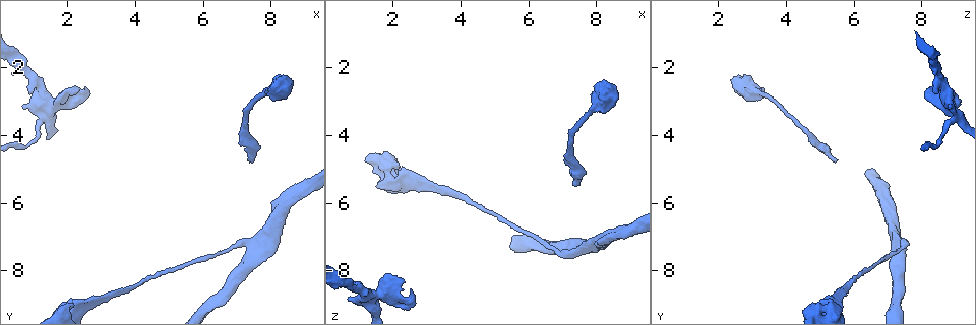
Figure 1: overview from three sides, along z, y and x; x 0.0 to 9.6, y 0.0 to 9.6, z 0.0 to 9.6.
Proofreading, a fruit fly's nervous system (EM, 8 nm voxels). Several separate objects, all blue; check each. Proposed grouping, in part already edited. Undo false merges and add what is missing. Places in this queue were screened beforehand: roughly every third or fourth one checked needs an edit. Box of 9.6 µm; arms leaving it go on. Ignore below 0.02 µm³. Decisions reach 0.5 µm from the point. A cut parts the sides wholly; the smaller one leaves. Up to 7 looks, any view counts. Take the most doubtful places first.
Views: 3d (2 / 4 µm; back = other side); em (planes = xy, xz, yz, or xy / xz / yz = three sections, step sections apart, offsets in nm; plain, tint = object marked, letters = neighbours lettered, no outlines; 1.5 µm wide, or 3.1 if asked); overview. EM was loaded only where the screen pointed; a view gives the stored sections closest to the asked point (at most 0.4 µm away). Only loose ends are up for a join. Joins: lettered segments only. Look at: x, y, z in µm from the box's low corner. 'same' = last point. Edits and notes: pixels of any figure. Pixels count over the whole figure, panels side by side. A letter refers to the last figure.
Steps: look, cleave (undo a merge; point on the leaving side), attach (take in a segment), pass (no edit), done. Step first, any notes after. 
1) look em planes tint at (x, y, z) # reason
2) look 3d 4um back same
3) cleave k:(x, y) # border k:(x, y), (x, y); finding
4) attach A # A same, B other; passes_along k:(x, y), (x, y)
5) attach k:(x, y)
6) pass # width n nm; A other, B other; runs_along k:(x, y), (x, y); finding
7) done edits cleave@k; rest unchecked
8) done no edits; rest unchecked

look em planes tint at (7.50, 7.25, 7.40) # sharp bend

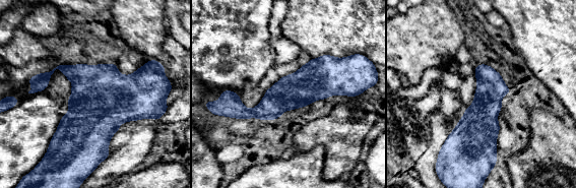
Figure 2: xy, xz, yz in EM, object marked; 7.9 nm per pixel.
look em planes letters same # see the neighbours

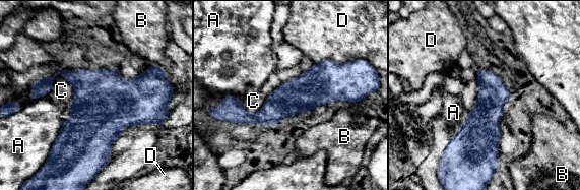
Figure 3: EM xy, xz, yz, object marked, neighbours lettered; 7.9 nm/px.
pass # longest_contact D 300 nm; A other, B other, C other, D other; border 3:(75, 89), (58, 74), (47, 94); all the same neuron

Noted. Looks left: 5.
look 3d 2um at (2.20, 8.90, 4.85) # branch stops here

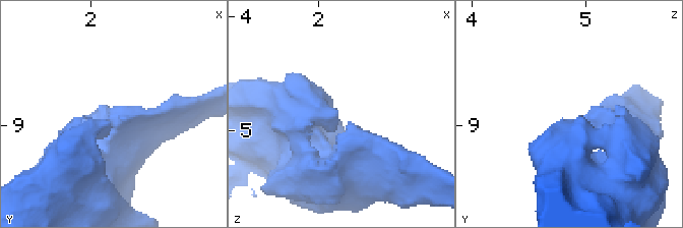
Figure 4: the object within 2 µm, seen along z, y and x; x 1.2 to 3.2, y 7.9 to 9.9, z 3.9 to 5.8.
look em planes letters at (2.18, 8.94, 4.90)

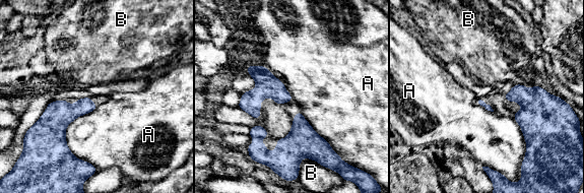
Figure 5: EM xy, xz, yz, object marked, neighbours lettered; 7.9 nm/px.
pass # A other, B other; none of them fits

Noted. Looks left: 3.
look em yz step 8 tint at (2.35, 2.60, 8.40)

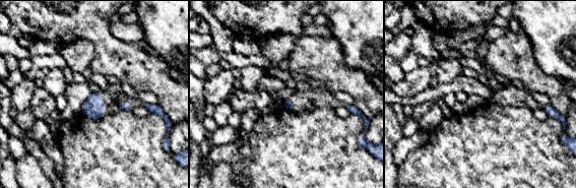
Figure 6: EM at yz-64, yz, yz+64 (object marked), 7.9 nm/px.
look em planes letters same # another direction

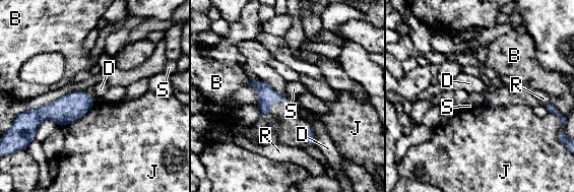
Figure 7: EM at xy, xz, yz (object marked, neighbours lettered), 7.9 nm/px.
pass # B other, D other, J other, R other, S other; border 7:(308, 124), (312, 129), (317, 145); none of them fits

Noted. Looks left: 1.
done no edits; rest unchecked

